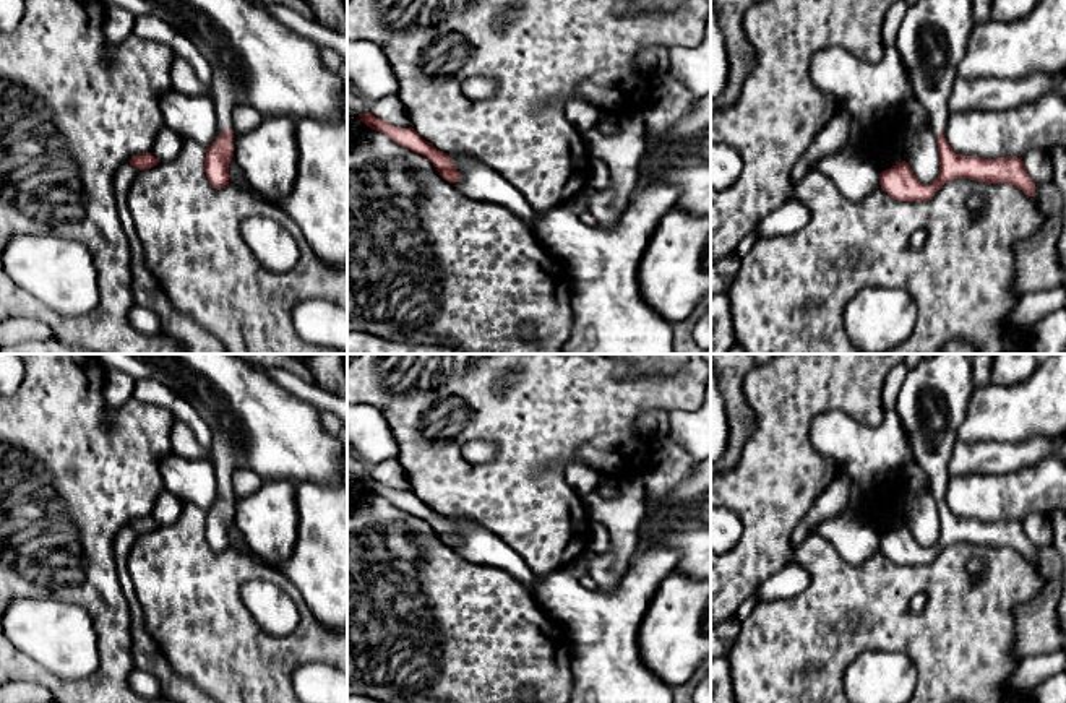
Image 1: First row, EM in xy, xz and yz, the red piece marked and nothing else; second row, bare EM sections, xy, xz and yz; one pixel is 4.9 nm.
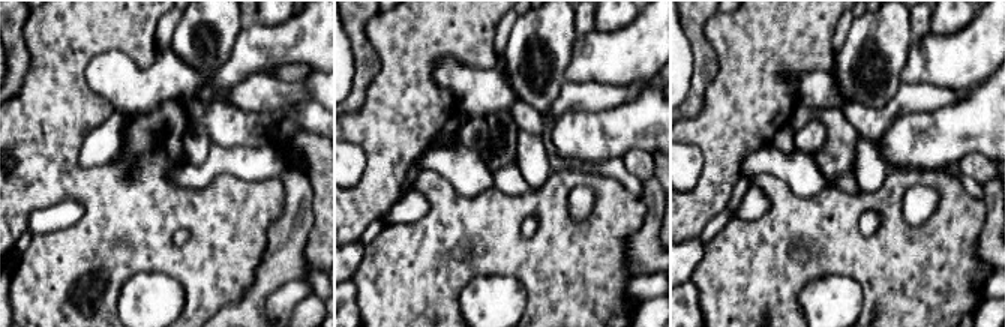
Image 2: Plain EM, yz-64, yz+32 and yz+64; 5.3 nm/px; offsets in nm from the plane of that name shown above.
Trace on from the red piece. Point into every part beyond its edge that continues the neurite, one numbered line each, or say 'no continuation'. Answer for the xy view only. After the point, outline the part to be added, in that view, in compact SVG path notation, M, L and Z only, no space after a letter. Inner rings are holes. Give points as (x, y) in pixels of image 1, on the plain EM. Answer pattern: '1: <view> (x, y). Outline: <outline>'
1: xy (255, 424). Outline: M97 354L107 370L120 370L135 380L156 378L187 399L211 429L209 461L216 469L221 494L230 492L230 474L235 469L251 469L263 482L287 479L318 484L344 484L342 464L347 458L339 435L331 435L321 425L321 412L297 398L264 372L258 370L239 354Z

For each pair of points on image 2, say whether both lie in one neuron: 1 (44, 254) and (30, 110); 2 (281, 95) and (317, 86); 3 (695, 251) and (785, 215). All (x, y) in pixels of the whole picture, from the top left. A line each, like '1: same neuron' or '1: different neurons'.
1: same neuron
2: same neuron
3: different neurons

